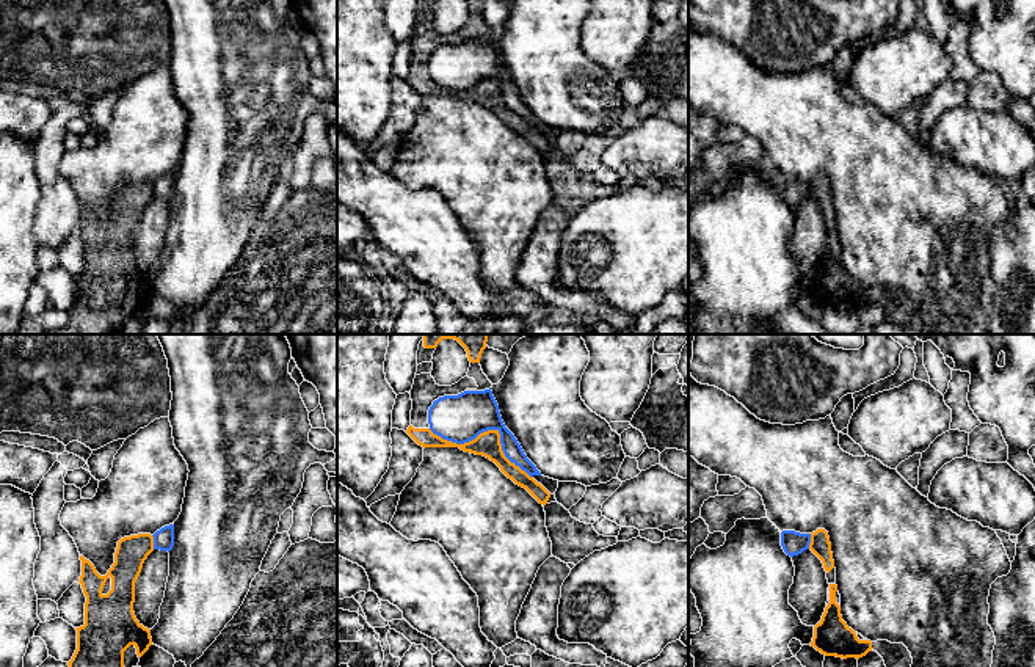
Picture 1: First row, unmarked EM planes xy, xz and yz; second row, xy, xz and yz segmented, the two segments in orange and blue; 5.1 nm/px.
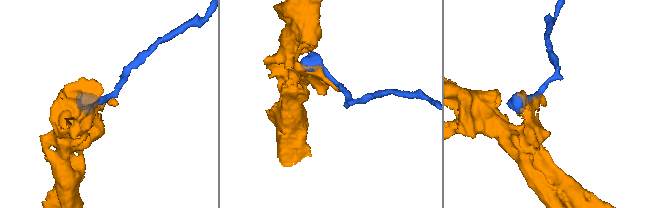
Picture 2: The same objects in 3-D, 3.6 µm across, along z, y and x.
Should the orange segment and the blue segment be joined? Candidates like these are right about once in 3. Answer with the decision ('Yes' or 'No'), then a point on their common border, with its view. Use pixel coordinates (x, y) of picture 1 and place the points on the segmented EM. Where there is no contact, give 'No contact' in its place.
No. Touches orange at xz (488, 430)

